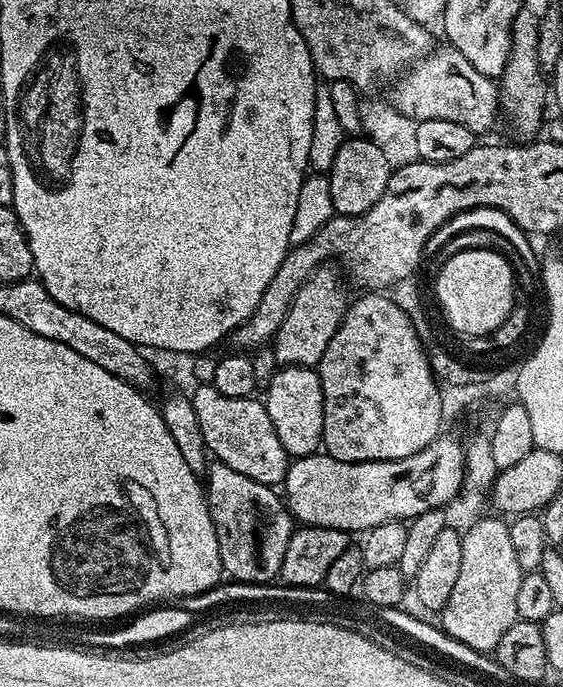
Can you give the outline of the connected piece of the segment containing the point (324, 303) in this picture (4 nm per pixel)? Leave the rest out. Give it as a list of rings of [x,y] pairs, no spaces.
[[[332,266],[317,268],[300,287],[286,318],[282,318],[282,326],[278,326],[276,335],[272,337],[270,346],[274,350],[277,365],[286,368],[316,368],[322,354],[326,354],[326,346],[330,346],[330,338],[334,338],[338,326],[348,313],[350,295],[344,289],[345,281],[335,267],[328,267]]]

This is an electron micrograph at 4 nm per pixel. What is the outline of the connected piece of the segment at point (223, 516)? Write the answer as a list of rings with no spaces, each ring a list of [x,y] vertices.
[[[212,462],[206,473],[206,499],[210,518],[214,522],[214,534],[218,538],[221,569],[227,575],[229,572],[233,581],[242,584],[271,585],[280,575],[282,558],[286,558],[286,546],[290,546],[294,531],[292,513],[283,495],[271,484],[254,482],[254,478],[246,478],[246,474],[230,470],[230,466]]]

